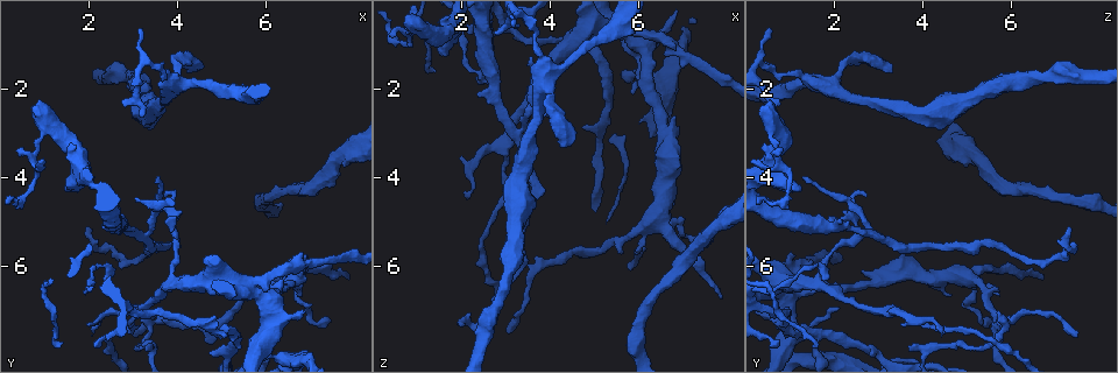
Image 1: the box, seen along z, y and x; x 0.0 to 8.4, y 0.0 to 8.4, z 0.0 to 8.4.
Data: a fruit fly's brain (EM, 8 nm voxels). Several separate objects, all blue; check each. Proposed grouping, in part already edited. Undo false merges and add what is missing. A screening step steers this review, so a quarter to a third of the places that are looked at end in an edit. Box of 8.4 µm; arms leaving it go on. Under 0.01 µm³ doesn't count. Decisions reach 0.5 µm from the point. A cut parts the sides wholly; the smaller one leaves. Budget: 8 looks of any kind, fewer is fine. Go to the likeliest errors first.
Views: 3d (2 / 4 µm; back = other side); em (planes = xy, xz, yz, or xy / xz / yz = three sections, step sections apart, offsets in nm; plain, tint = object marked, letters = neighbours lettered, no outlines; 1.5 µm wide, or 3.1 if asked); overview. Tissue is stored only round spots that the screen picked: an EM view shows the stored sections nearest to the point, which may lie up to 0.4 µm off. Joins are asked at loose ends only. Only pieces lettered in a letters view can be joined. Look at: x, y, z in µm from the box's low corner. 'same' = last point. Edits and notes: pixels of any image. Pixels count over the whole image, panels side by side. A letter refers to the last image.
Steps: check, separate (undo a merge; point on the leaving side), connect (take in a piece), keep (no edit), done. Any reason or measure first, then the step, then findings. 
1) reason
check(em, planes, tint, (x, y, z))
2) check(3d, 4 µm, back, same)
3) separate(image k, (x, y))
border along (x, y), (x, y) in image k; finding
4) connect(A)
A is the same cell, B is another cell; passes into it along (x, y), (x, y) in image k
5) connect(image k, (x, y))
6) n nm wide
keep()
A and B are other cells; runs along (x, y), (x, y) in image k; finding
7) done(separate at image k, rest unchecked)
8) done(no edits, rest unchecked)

thin end
check(3d, 2 µm, (5.80, 6.90, 2.05))

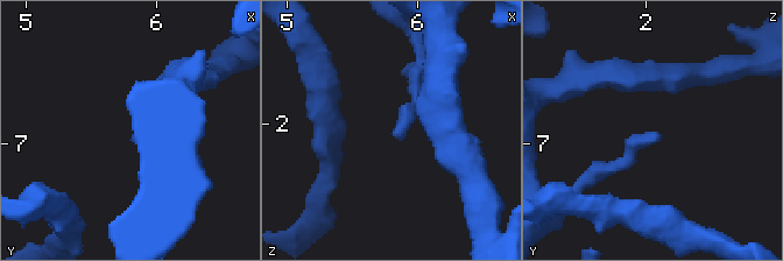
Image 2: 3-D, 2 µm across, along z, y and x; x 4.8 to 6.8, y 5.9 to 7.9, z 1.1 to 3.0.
need the tissue
check(em, planes, tint, (5.84, 6.94, 2.08))

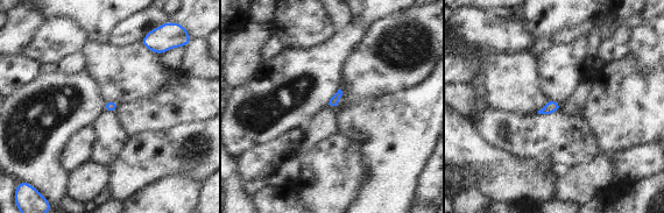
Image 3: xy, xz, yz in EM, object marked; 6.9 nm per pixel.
check(em, planes, letters, same)

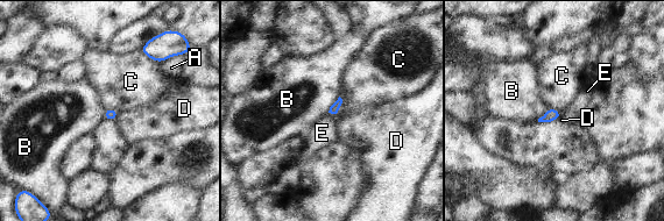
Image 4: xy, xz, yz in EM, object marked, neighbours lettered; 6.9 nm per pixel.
connect(E)
E is the same cell, A, B, C and D are other cells; passes into it along (551, 114), (560, 114), (576, 113) in image 4; the neuron continues

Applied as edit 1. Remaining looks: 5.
see it whole again
check(overview)

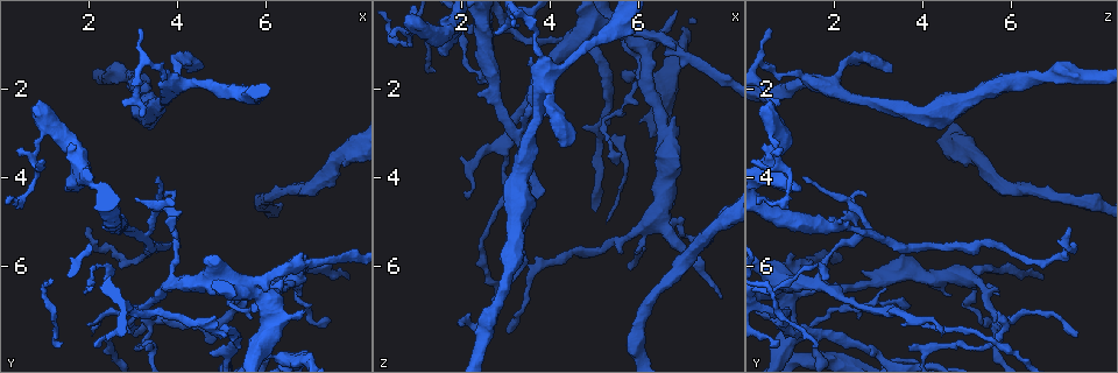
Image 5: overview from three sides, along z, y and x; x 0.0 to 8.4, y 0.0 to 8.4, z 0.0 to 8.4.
a narrow waist
check(em, xz, step 4, letters, (3.60, 4.70, 2.45))

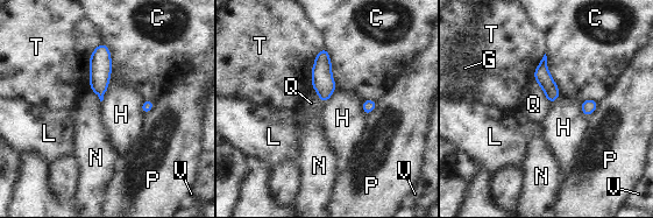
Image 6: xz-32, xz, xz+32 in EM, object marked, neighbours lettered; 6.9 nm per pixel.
keep()
C, G, H, L, N, P, Q, T and V are other cells; border along (112, 70), (109, 85), (101, 100) in image 6; one neuron here

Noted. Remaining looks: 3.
check(em, xy, step 8, tint, (5.75, 6.50, 5.35))

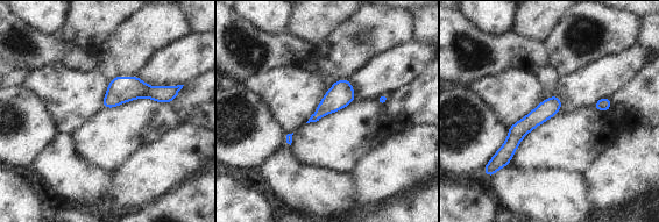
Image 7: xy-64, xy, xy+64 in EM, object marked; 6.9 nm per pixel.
another direction
check(em, planes, letters, same)

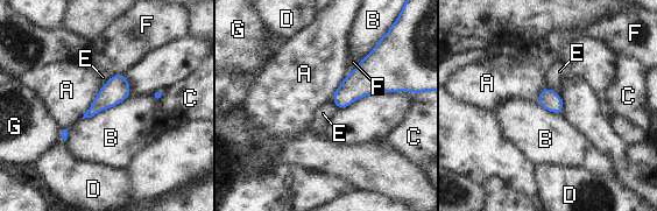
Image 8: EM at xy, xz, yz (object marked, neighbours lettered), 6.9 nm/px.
keep()
A, B, C, D, E, F and G are other cells; border along (129, 97), (82, 119) in image 8; continuous, no second neuron

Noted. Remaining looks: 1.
done(connect at image 4, rest unchecked)

